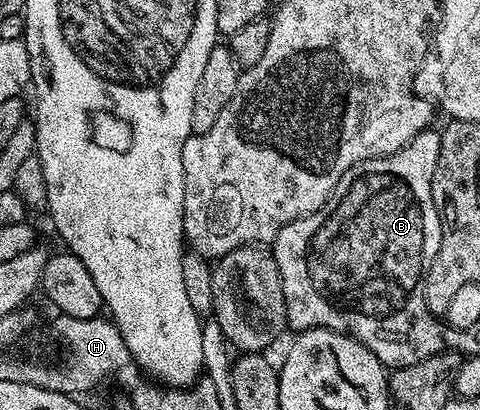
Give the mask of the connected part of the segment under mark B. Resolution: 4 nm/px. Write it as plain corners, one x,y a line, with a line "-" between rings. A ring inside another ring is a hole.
428,130
417,134
405,147
393,154
378,156
372,160
361,162
349,170
345,170
343,180
335,187
336,190
341,190
341,194
331,195
333,202
329,202
329,206
325,206
325,210
321,210
321,214
325,214
325,216
323,216
321,224
311,232
311,236
307,238
307,244
305,244
305,256
303,256
305,276
307,276
307,280
311,284
311,290
313,290
311,296
317,296
319,300
285,300
287,322
292,329
294,327
295,330
328,328
334,332
343,332
347,336
352,336
357,342
361,342
383,365
391,370
413,366
417,362
421,362
433,354
444,351
448,347
447,336
443,333
443,330
445,331
444,321
436,313
428,310
423,292
420,296
415,296
415,287
423,286
423,278
427,271
427,265
433,262
433,258
437,258
437,250
441,246
443,227
441,226
439,211
433,202
433,190
431,189
433,170
437,166
437,158
440,154
441,135
438,131

